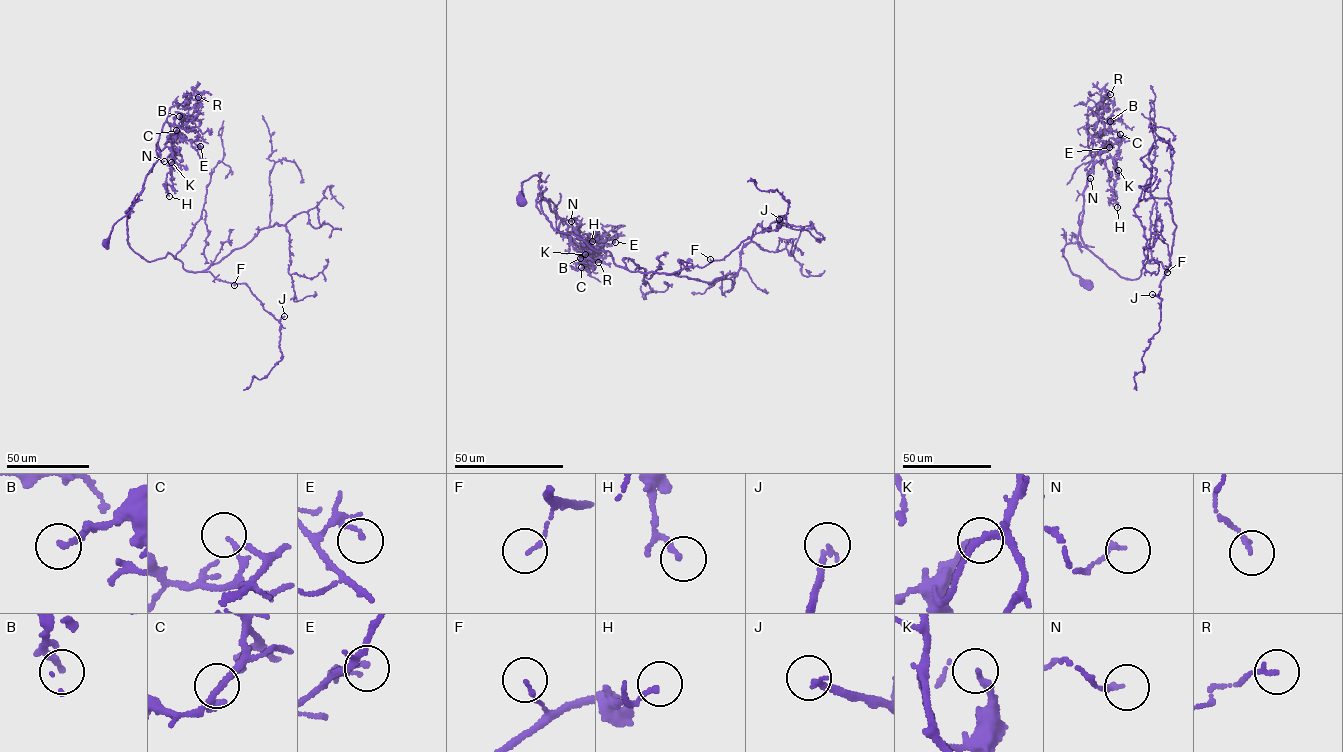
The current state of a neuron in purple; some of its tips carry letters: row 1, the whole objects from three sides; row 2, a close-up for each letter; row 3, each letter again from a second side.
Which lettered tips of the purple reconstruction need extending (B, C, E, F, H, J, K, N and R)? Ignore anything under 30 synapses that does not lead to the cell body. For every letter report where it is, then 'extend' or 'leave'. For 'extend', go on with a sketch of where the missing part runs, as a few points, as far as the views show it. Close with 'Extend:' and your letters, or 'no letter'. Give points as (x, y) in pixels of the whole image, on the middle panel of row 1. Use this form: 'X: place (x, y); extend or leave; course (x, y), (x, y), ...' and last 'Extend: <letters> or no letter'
B: place (580, 258); leave
C: place (581, 267); extend; course (581, 267), (579, 261), (567, 256)
E: place (615, 242); leave
F: place (710, 259); leave
H: place (592, 241); leave
J: place (779, 219); extend; course (779, 219), (784, 195), (780, 185), (766, 179), (755, 182), (756, 189), (763, 189)
K: place (585, 254); leave
N: place (571, 221); leave
R: place (598, 262); leave
Extend: C, J

